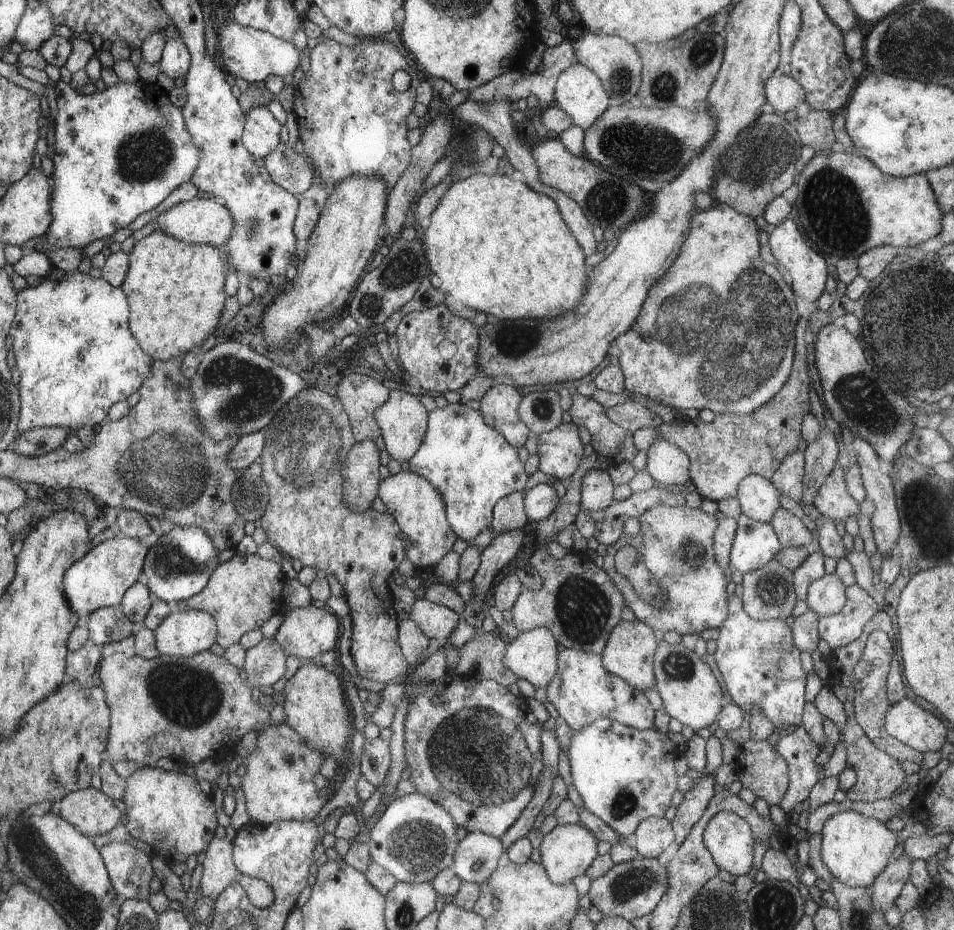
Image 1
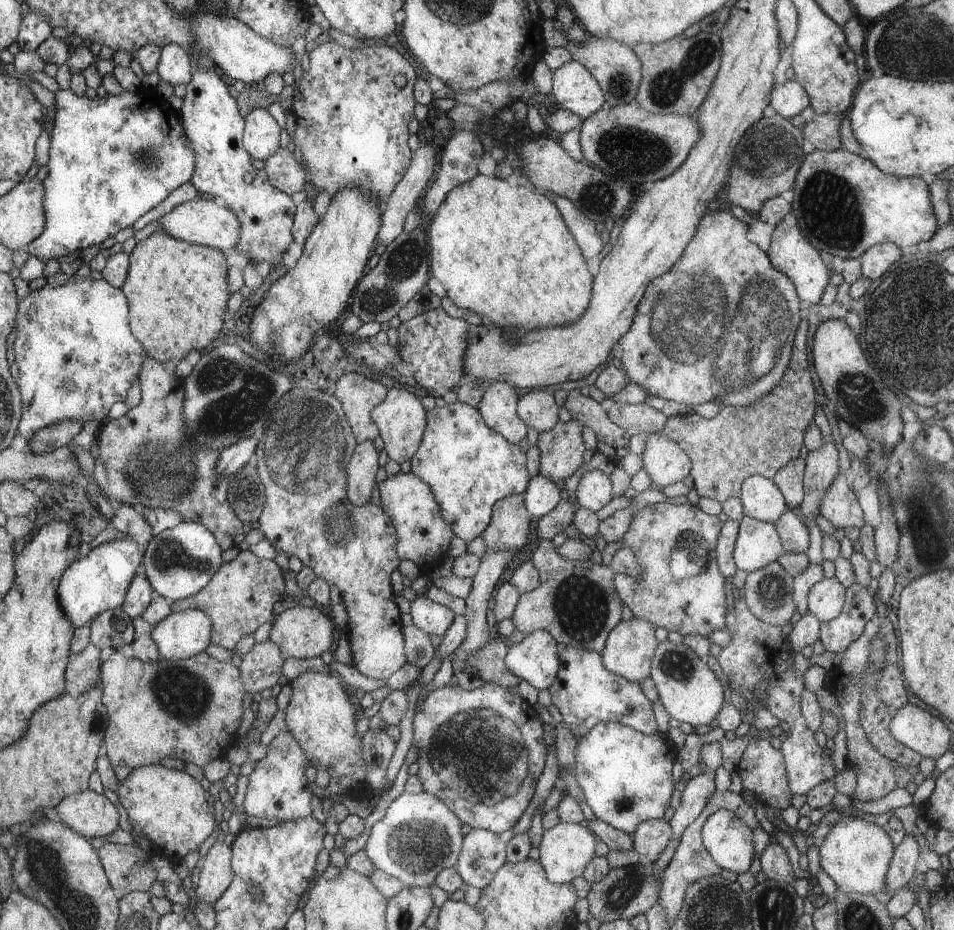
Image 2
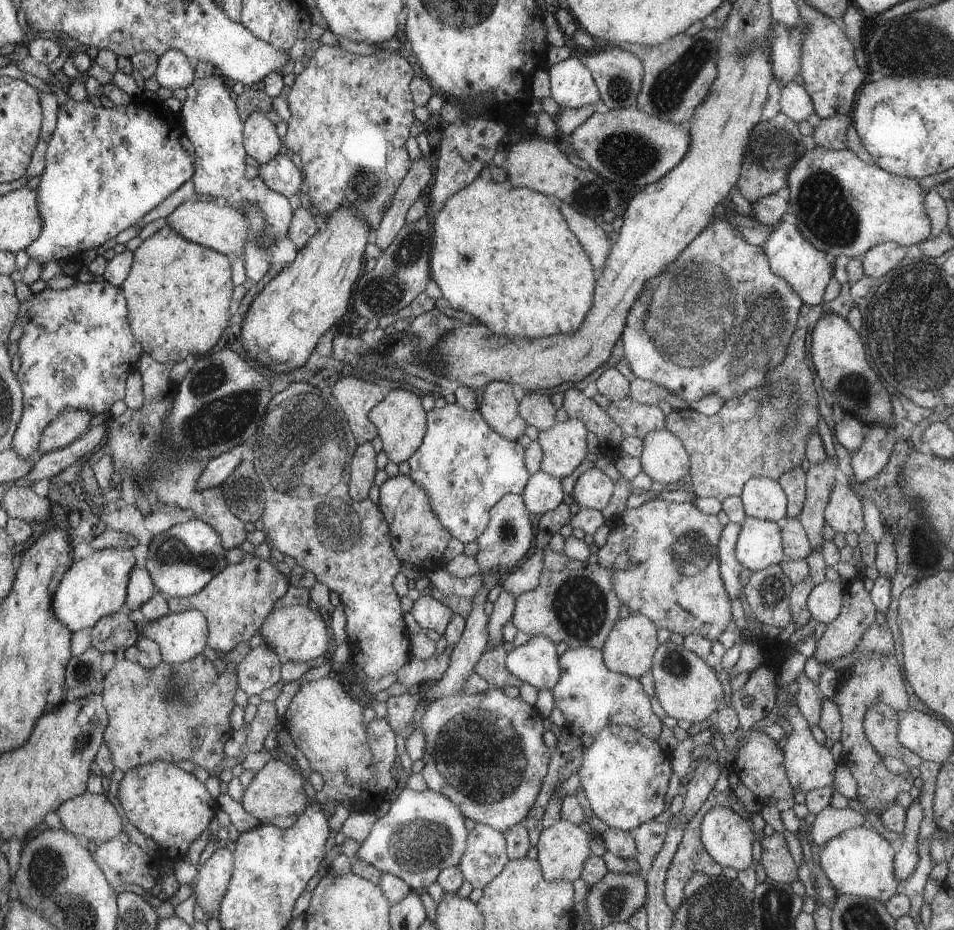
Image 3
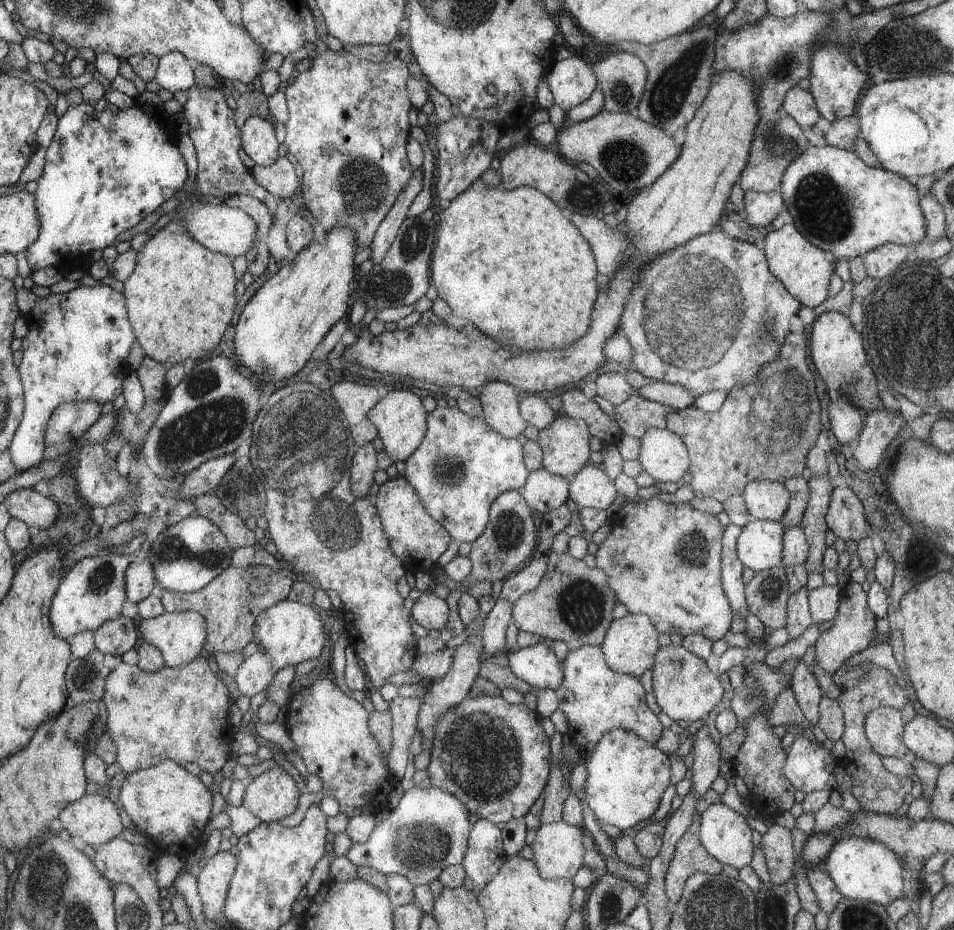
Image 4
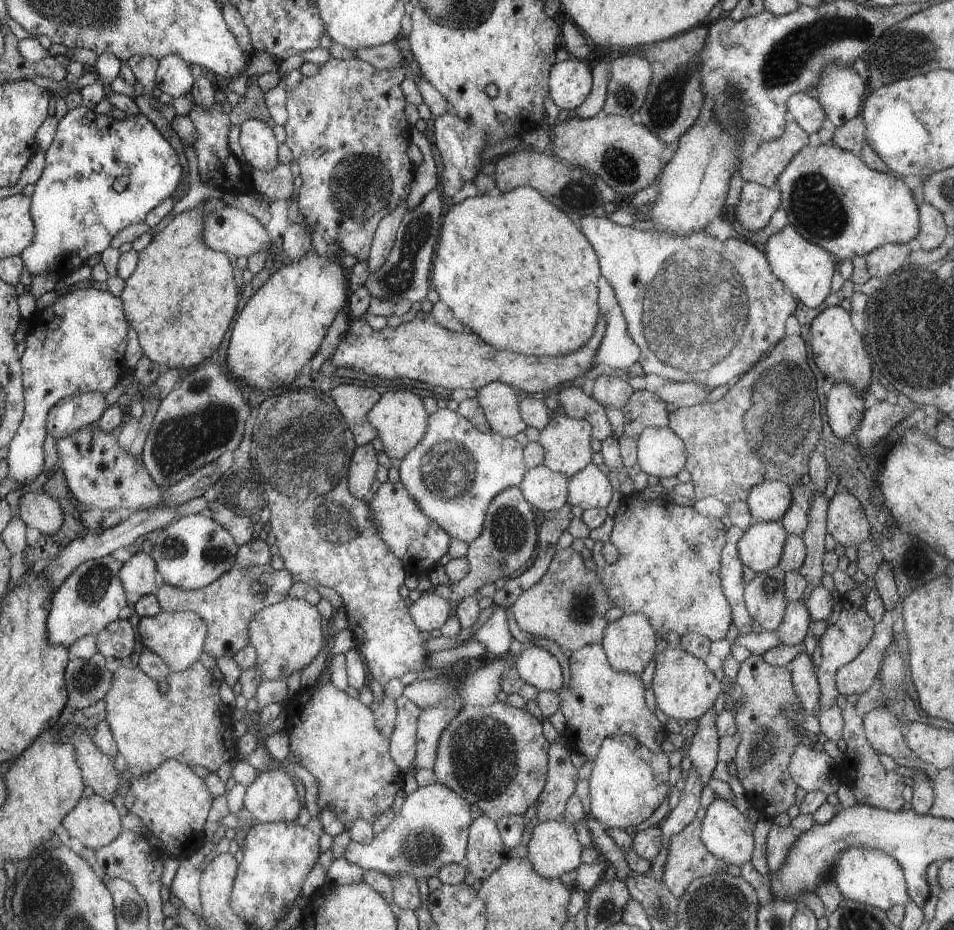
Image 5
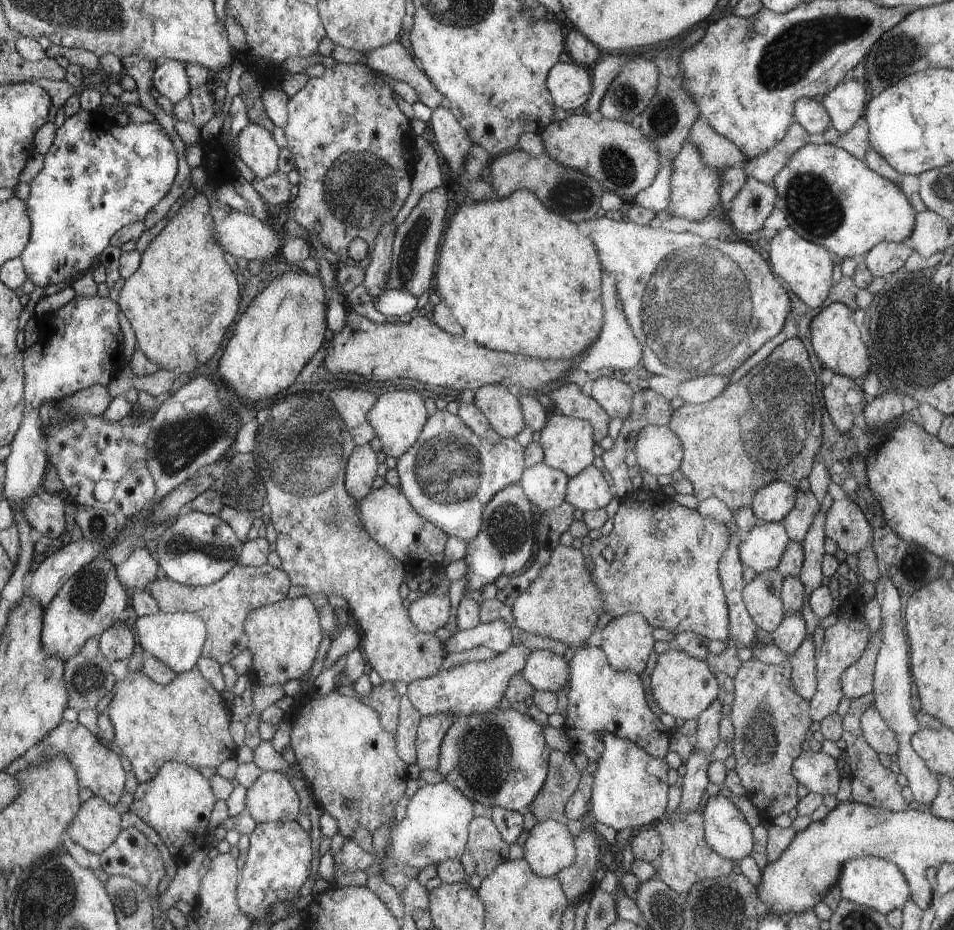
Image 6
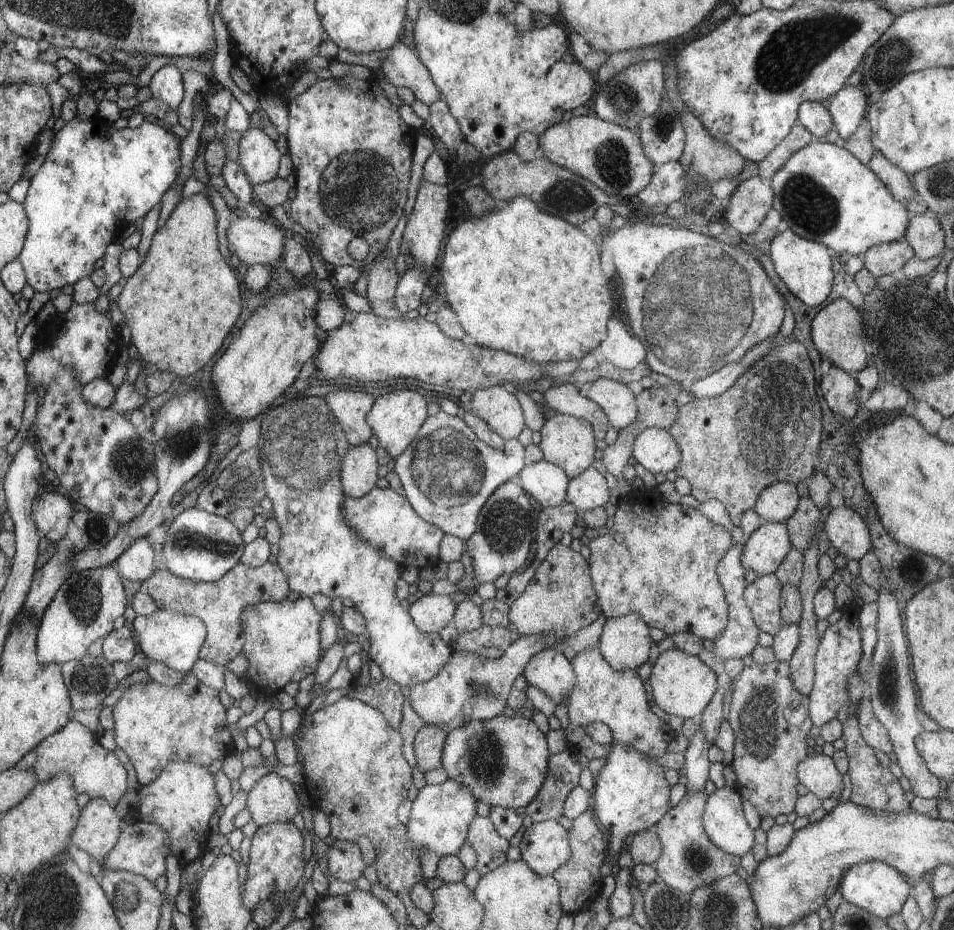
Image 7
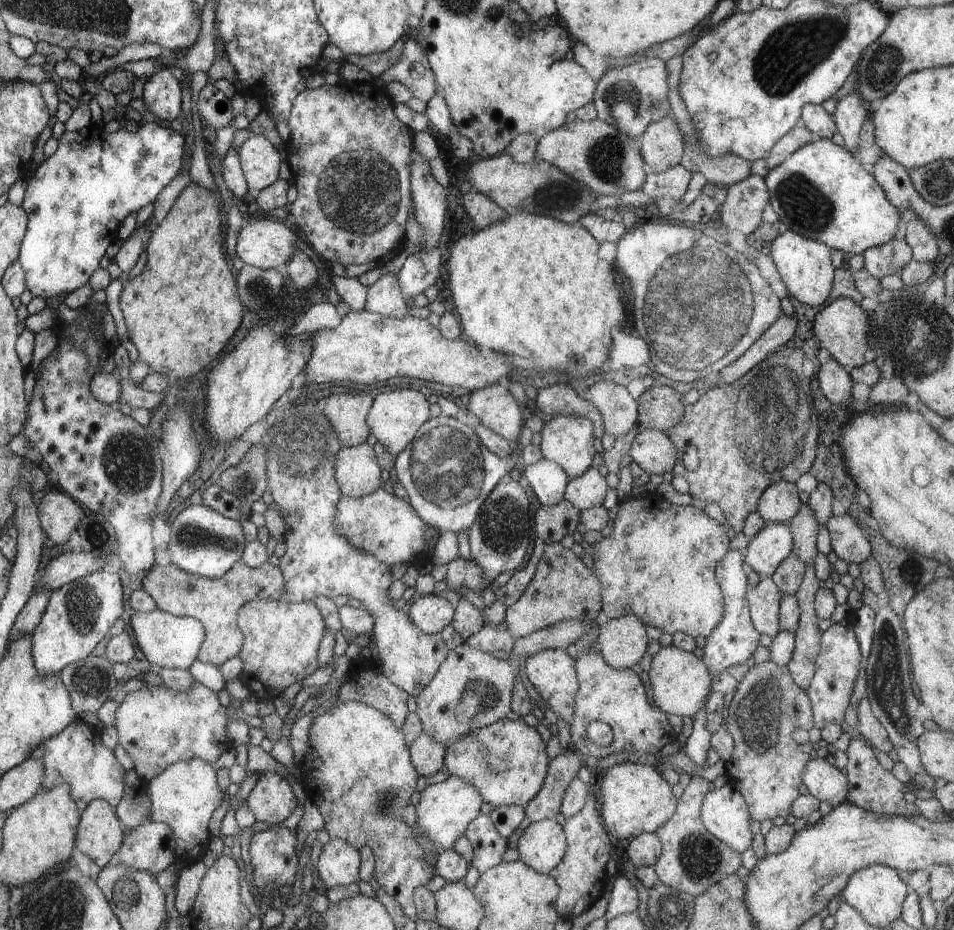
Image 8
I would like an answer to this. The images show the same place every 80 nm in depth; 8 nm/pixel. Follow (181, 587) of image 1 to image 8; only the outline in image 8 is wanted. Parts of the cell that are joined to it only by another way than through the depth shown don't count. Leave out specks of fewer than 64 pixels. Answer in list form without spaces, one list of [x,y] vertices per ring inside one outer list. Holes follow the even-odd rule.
[[[191,505],[171,524],[168,551],[171,562],[193,575],[217,579],[228,573],[244,556],[247,545],[241,522],[205,505]]]

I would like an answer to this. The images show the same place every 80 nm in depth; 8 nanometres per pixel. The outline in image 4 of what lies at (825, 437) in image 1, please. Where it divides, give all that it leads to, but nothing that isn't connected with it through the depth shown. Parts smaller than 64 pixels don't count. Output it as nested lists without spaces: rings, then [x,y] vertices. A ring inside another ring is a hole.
[[[807,476],[809,499],[803,514],[801,529],[808,536],[809,554],[805,562],[807,572],[823,572],[823,554],[827,549],[825,534],[829,530],[825,519],[830,501],[832,486],[828,476]]]

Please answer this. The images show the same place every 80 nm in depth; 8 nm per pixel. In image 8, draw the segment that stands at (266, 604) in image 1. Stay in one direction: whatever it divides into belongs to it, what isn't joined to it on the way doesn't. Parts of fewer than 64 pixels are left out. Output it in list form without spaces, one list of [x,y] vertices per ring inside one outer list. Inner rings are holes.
[[[238,562],[217,579],[193,575],[174,563],[152,566],[143,578],[143,589],[154,599],[157,608],[177,617],[198,619],[205,628],[205,639],[197,654],[197,660],[220,667],[244,648],[245,635],[236,626],[236,612],[248,601],[257,598],[282,599],[285,579],[280,567],[268,562],[257,567]]]

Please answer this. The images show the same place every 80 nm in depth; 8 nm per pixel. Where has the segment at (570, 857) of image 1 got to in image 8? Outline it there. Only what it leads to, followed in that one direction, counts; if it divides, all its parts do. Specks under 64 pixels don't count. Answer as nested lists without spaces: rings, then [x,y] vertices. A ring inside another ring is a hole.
[[[544,819],[523,830],[517,837],[517,850],[522,862],[548,875],[568,852],[568,839],[556,819]]]

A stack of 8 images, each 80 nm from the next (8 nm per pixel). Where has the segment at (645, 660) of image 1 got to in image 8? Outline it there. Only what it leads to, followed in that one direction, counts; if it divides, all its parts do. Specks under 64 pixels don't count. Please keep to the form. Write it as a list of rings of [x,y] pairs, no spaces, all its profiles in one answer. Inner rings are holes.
[[[637,616],[602,619],[596,648],[605,661],[618,669],[631,668],[646,652],[648,636],[644,623]]]

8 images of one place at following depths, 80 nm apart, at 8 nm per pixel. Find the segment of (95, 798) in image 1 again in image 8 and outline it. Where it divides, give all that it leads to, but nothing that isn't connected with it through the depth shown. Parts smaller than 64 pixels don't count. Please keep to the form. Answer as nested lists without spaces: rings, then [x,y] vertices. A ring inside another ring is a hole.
[[[94,799],[82,812],[77,847],[89,856],[100,868],[105,867],[110,858],[120,850],[125,840],[120,820],[104,799]]]

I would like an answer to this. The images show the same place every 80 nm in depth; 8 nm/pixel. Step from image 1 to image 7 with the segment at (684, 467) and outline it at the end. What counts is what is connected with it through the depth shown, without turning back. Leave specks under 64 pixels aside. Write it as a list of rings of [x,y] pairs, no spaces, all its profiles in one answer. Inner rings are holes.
[[[650,427],[643,430],[633,444],[632,457],[648,472],[665,474],[680,464],[681,449],[676,438],[667,429]]]

